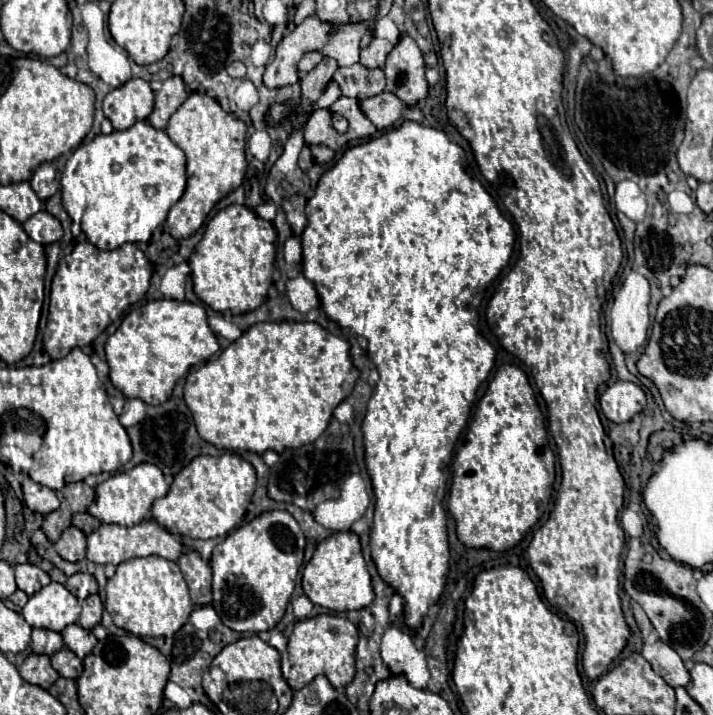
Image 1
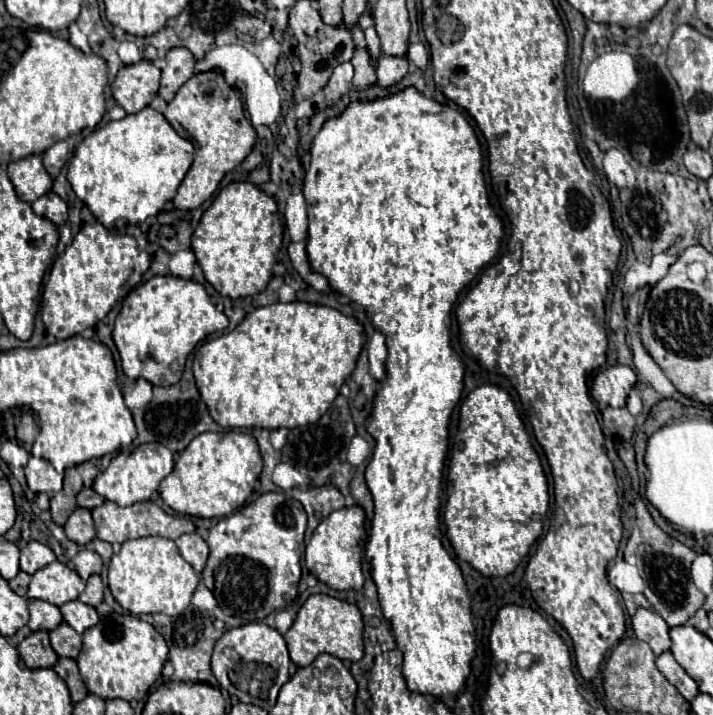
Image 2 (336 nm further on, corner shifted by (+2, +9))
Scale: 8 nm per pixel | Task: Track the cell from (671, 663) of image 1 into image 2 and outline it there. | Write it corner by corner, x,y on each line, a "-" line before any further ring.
637,608
635,616
631,618
633,624
633,632
639,640
647,642
653,650
655,656
661,656
663,652
667,652
671,648
671,640
669,640
669,626
667,622
653,610
649,608

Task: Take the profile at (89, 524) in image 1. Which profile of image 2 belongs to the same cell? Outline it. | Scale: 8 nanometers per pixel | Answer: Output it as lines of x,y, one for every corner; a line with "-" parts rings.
83,488
79,494
77,494
77,504
83,506
83,508
97,508
105,502
105,498
101,498
101,494
97,494
93,488

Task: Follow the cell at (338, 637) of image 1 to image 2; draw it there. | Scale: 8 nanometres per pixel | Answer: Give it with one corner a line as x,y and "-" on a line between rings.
313,594
301,606
293,626
285,634
285,642
291,654
291,660
297,666
309,666
319,654
327,652
341,660
361,660
363,658
363,618
355,604
345,600
327,596
327,594

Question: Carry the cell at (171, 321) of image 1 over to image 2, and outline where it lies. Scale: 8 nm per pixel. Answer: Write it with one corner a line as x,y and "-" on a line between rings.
169,274
153,276
125,296
115,320
113,340
129,378
145,378
153,386
171,386
181,378
179,372
185,366
187,354
209,334
225,328
227,316
211,304
203,284

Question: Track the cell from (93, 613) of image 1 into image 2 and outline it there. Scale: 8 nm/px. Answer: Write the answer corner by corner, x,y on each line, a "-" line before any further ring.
93,574
87,580
87,588
79,596
79,600
85,604
91,604
91,606
99,606
103,602
103,582
101,582
99,574

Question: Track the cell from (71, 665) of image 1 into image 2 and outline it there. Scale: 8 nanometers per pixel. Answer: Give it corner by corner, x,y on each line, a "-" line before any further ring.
61,622
55,630
49,632
49,636
57,656
77,658
77,654
81,652
81,634
77,634
67,622

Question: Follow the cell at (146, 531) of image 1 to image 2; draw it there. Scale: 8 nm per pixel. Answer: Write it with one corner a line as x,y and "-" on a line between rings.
105,500
101,506
97,506
97,510
93,510
93,520
95,520
95,528
97,528
97,538
111,542
111,544
113,542
123,544
125,540
143,538
143,536
163,536
169,540
177,540
181,534
195,532
195,524
189,518
177,516
177,514
167,514
163,508
159,508
151,500
137,502
137,504
131,504
127,508

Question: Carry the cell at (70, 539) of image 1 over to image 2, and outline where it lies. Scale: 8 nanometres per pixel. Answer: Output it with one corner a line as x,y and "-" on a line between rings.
77,508
67,524
63,526
65,528
65,534
69,540
77,542
79,546
91,542
95,538
95,526
93,526
93,518
91,518
91,512
85,510
85,508

